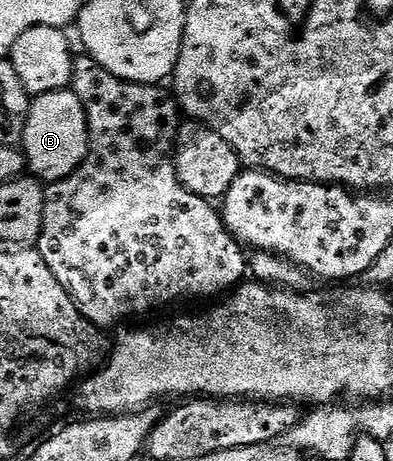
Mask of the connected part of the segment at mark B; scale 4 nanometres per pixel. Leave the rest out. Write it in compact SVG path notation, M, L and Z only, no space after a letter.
M50 92L32 99L25 122L21 151L25 157L26 167L40 181L64 180L65 177L73 175L89 151L87 115L74 92Z

